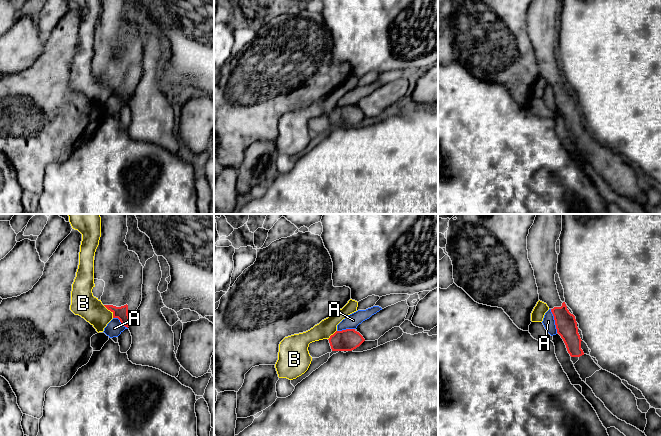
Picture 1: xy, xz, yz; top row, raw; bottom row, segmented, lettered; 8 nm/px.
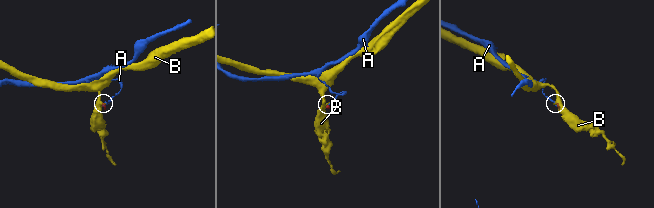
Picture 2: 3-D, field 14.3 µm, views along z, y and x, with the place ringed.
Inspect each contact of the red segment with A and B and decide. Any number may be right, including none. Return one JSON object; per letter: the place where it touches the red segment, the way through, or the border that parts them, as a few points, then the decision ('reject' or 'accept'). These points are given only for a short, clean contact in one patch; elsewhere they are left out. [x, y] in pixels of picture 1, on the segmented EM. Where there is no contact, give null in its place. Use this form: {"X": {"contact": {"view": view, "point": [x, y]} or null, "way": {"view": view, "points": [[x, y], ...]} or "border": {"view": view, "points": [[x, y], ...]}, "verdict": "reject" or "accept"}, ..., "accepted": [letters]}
{"A": {"contact": {"view": "yz", "point": [555, 321]}, "border": {"view": "yz", "points": [[550, 309], [557, 332]]}, "verdict": "reject"}, "B": {"contact": {"view": "xy", "point": [110, 310]}, "border": {"view": "xy", "points": [[103, 305], [112, 313], [113, 317]]}, "verdict": "reject"}, "accepted": []}

